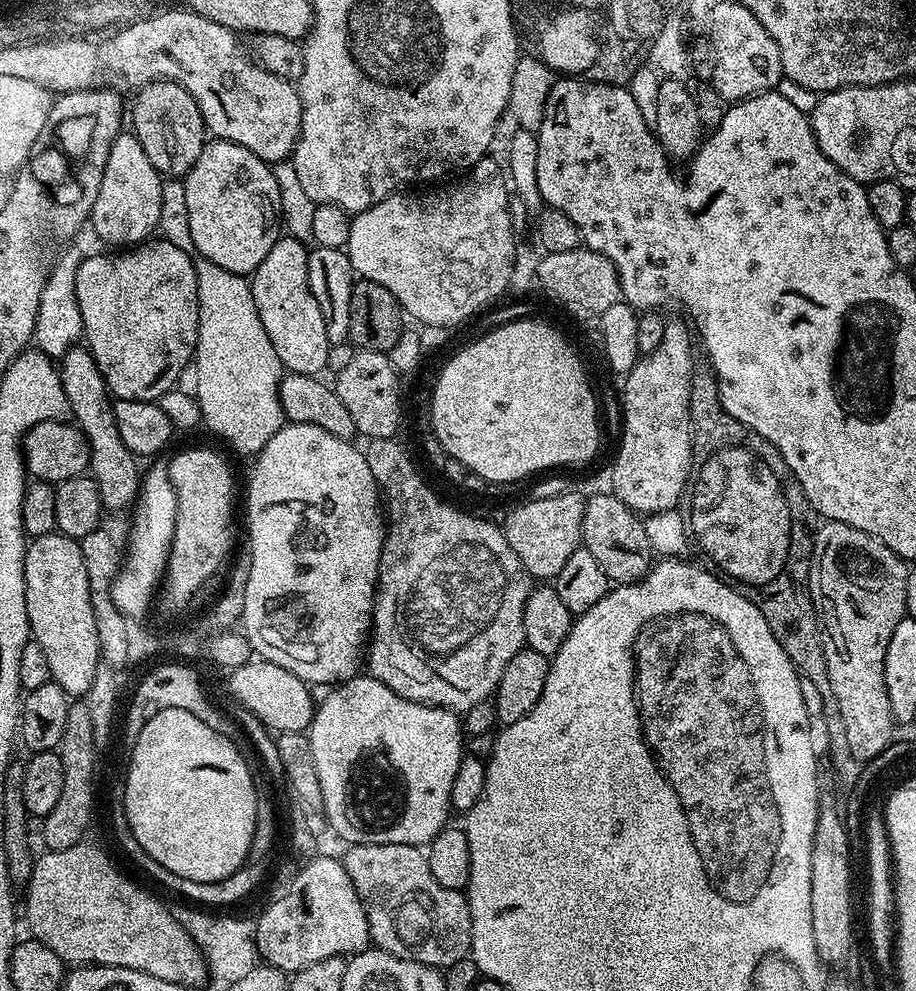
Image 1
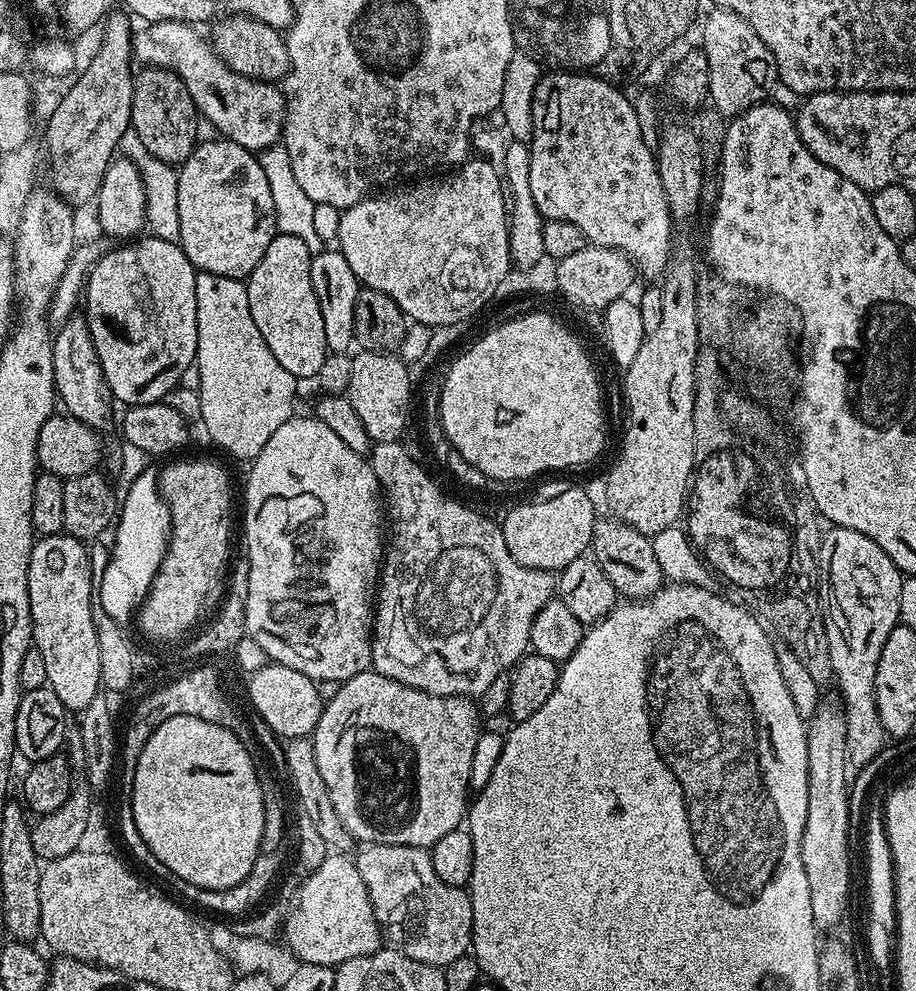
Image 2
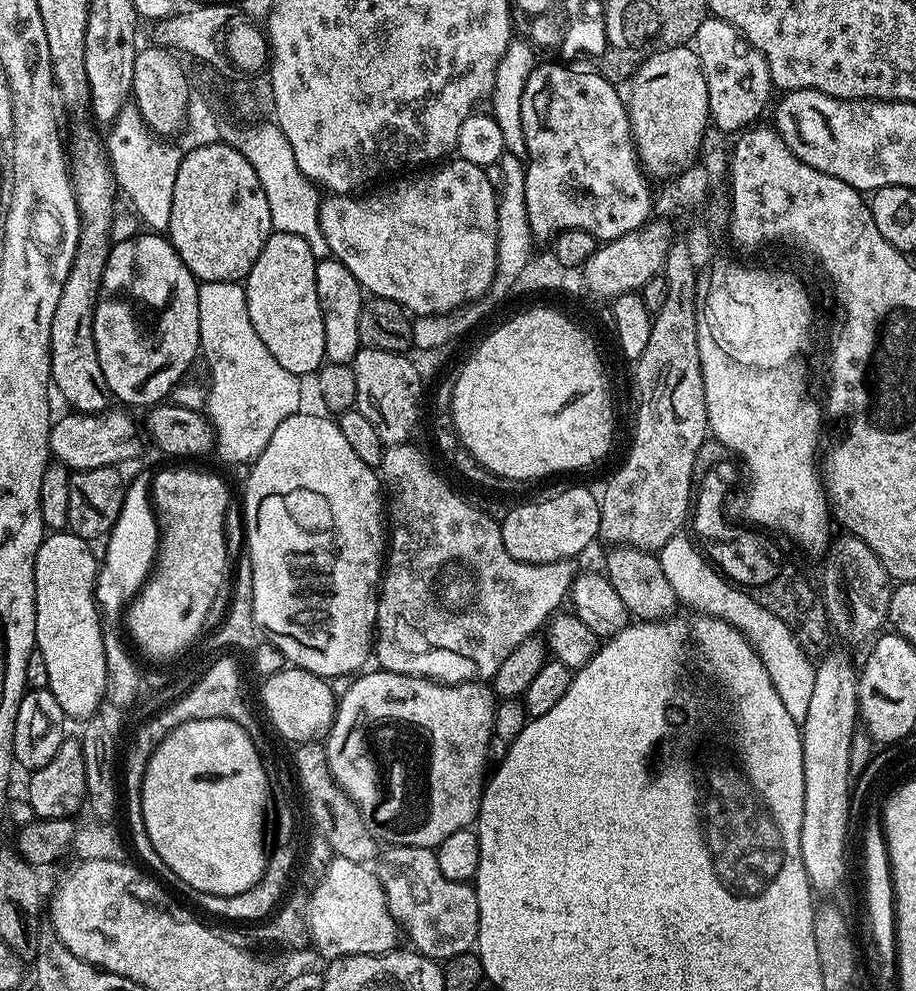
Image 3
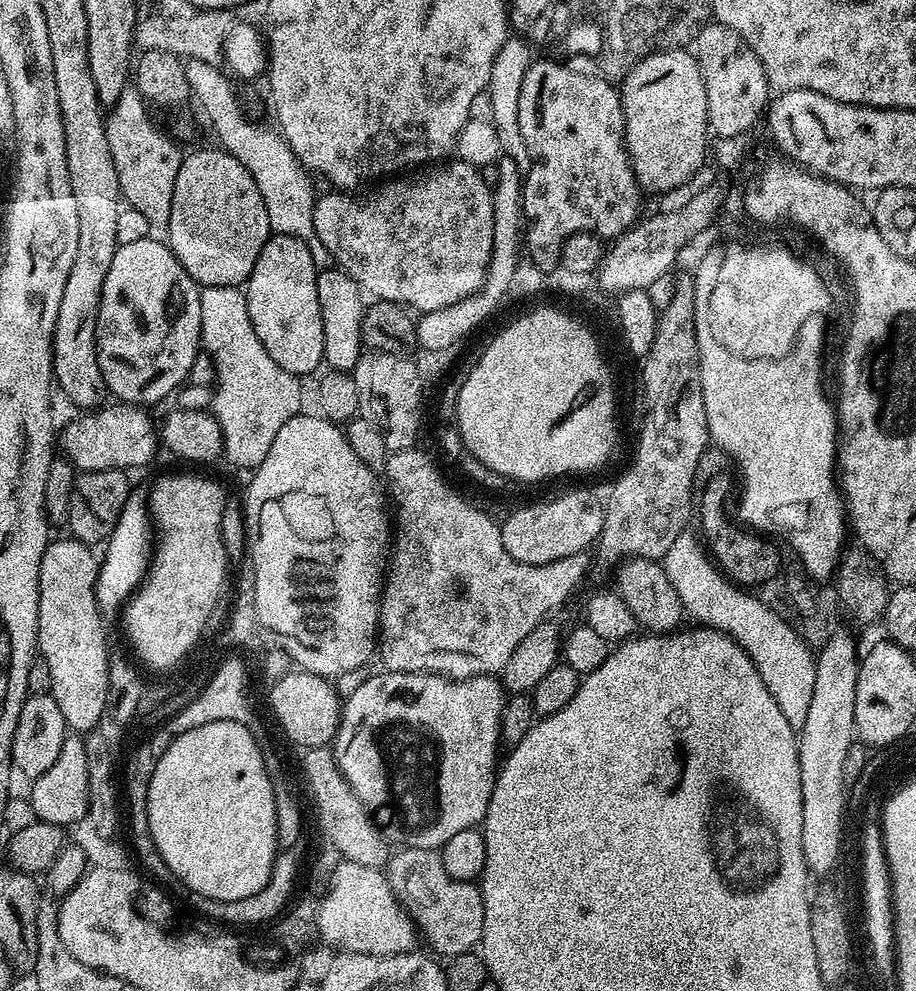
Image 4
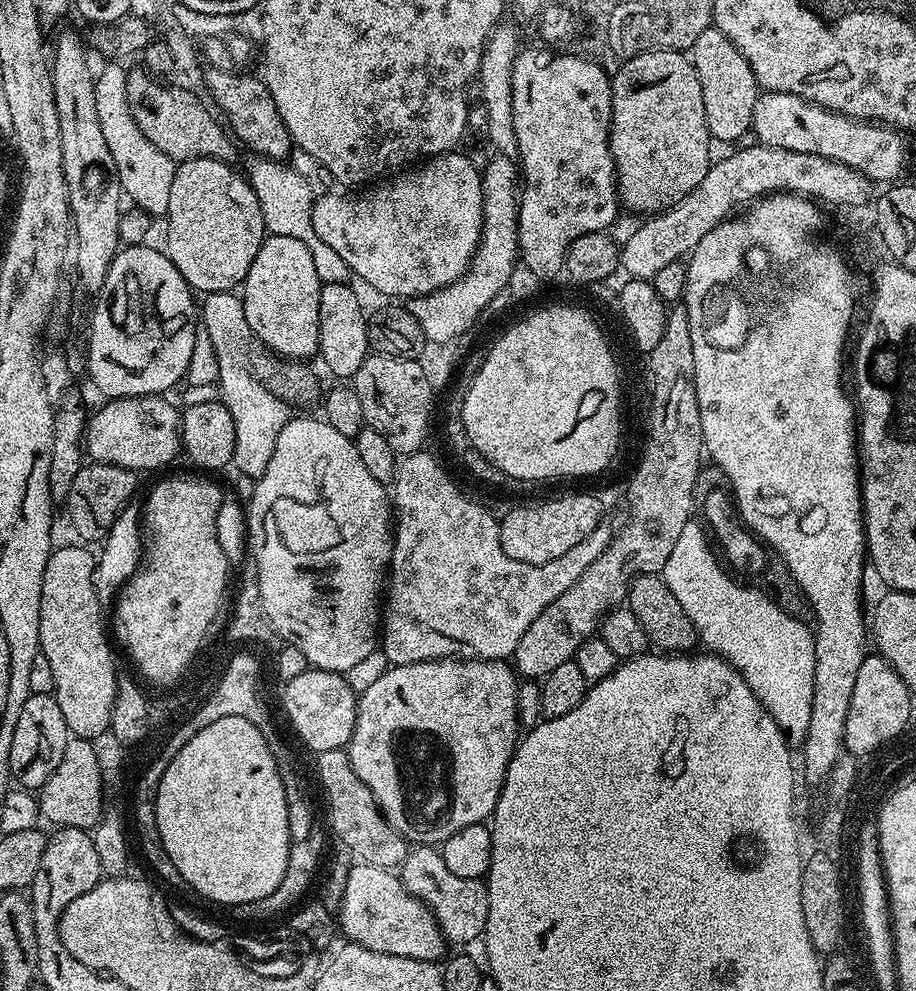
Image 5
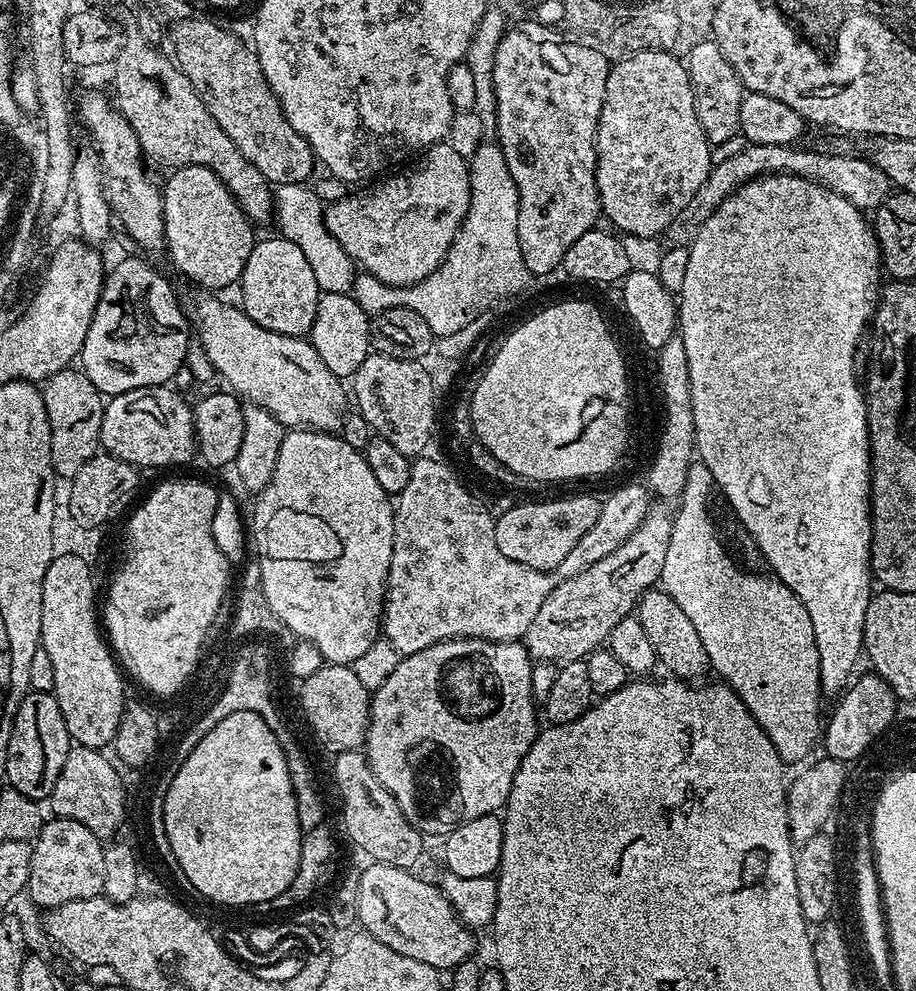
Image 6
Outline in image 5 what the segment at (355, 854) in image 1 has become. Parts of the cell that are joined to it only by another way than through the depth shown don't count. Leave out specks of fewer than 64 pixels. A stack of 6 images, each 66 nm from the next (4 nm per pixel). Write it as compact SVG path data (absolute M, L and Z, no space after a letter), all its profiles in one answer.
M432 846L413 847L400 865L398 875L404 888L432 911L445 941L468 944L471 940L479 941L483 937L486 914L490 914L488 885L483 879L458 878L458 874L450 874L439 851Z

